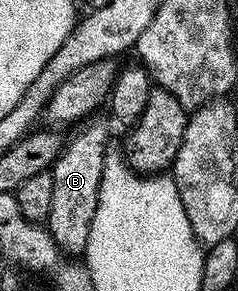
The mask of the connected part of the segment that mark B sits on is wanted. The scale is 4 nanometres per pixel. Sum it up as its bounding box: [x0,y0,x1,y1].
[45,122,108,254]

